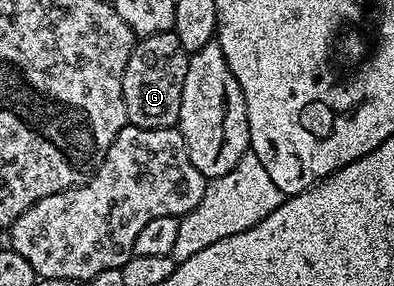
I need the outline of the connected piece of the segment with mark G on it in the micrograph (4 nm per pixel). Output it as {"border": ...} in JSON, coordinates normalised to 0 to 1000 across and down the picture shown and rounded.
{"border":[[[365,164],[365,178],[355,178],[355,206],[345,206],[345,234],[320,227],[320,255],[310,269],[310,325],[332,441],[401,451],[447,444],[457,427],[457,262],[472,269],[477,206],[437,206],[437,220],[406,220],[406,206],[416,206],[416,164]]]}

